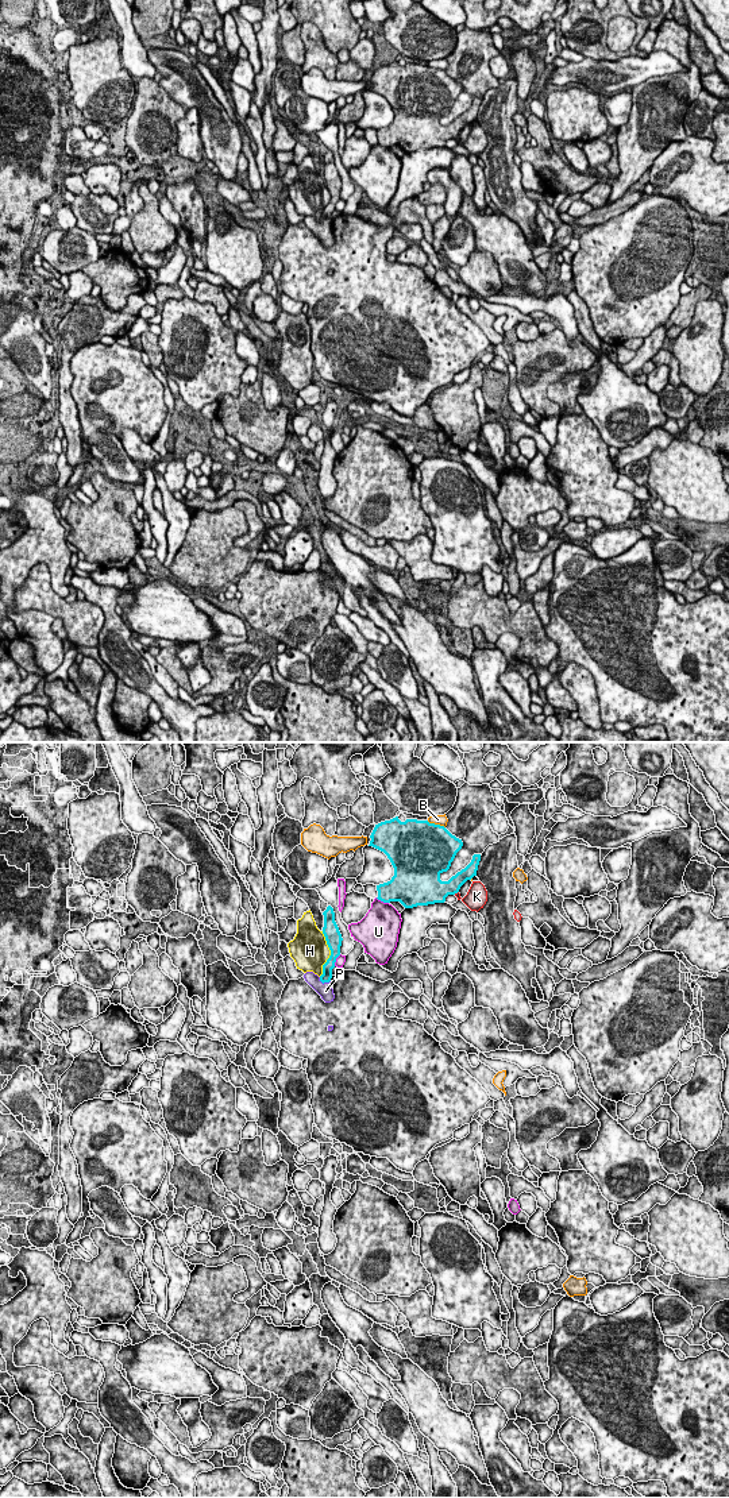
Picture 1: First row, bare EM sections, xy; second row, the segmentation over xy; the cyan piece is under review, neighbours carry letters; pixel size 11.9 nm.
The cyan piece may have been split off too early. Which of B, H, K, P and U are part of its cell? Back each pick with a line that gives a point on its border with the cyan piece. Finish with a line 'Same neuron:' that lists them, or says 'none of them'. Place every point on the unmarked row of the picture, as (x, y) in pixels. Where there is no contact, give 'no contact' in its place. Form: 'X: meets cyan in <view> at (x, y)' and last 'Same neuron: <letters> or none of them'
P: meets cyan in xy at (324, 226)
Same neuron: P

